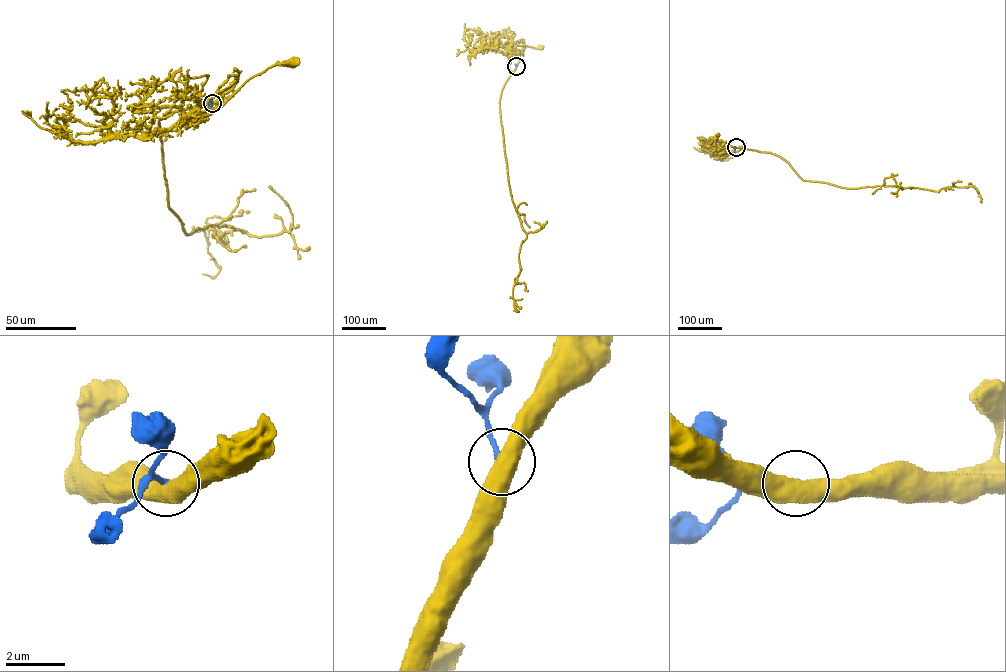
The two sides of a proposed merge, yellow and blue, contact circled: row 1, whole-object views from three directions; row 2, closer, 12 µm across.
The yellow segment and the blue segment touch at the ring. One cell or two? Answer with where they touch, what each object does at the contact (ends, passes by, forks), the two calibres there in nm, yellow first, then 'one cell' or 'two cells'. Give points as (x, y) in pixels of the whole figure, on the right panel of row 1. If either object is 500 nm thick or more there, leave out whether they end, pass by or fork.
(736, 147) | 550/140 nm | two cells

